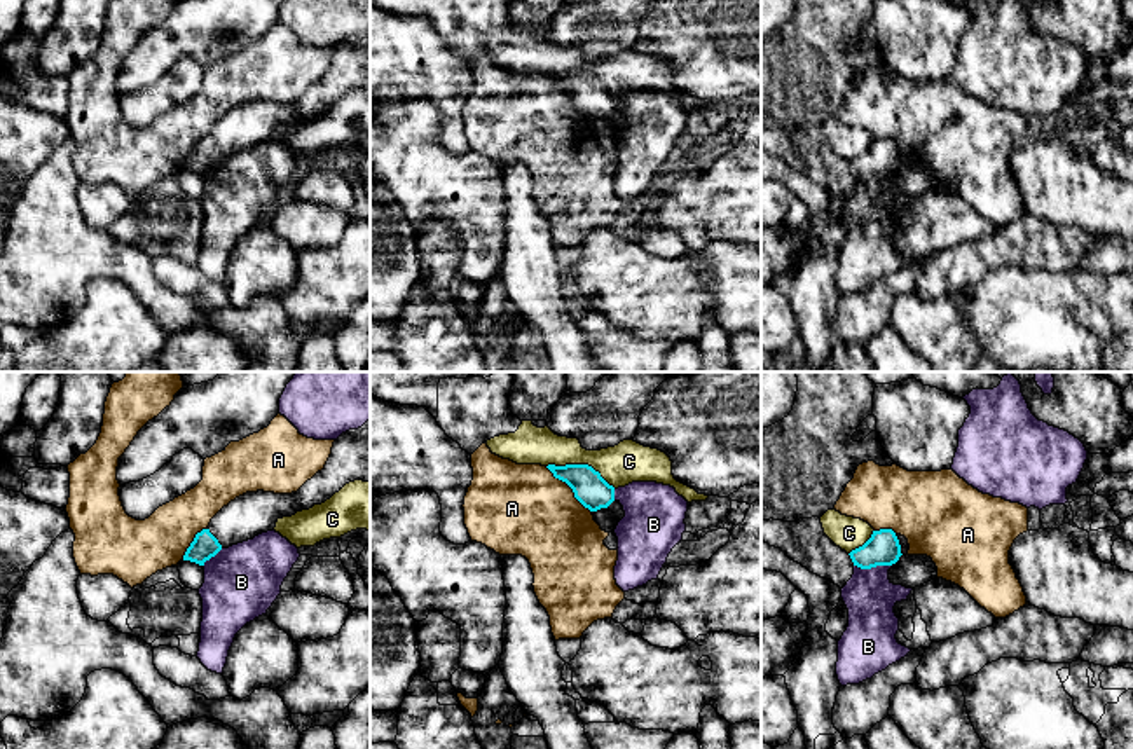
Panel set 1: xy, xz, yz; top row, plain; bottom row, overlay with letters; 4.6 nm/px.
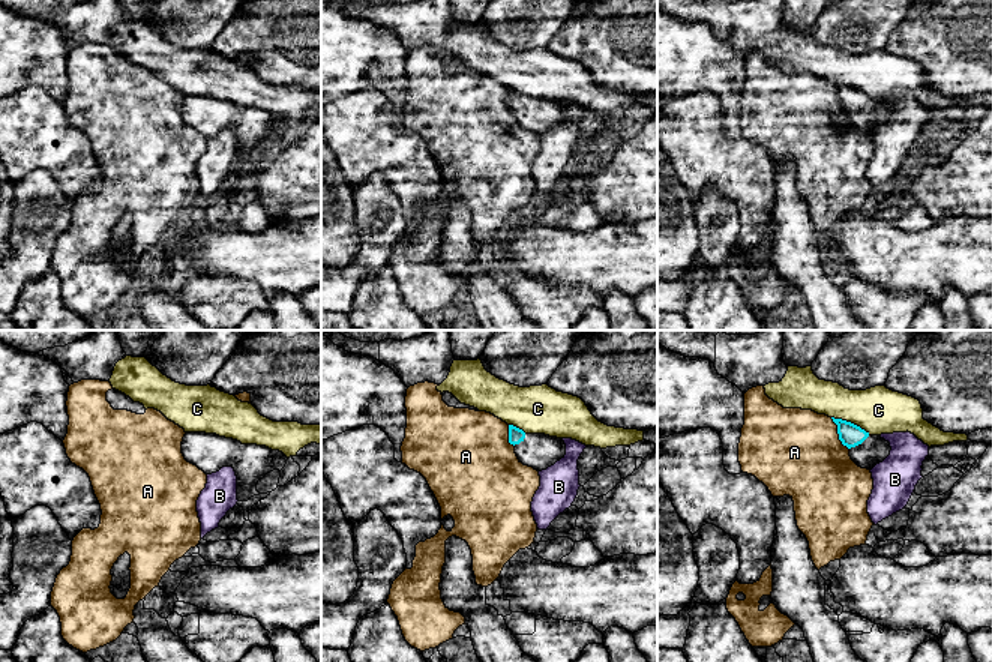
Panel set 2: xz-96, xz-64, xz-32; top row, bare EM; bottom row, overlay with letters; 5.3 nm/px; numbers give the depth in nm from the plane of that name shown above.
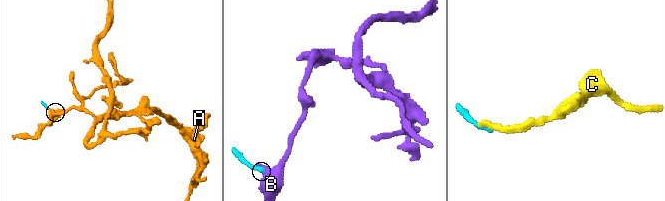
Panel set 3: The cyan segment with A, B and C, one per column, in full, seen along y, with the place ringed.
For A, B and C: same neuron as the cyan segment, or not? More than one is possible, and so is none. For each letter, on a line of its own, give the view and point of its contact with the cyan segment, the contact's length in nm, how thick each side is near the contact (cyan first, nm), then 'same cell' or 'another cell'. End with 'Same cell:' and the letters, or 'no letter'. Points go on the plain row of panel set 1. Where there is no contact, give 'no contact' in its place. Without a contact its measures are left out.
A: contact xz (569, 95); length 300 nm; calibres 160 and 420 nm; another cell
B: contact yz (873, 175); length 180 nm; calibres 160 and 240 nm; another cell
C: contact xz (582, 74); length 340 nm; calibres 160 and 190 nm; another cell
Same cell: no letter

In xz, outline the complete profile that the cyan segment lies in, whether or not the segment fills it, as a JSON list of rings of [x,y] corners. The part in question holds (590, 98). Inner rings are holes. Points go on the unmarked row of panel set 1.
[[[588,73],[546,75],[555,87],[566,91],[574,107],[592,120],[594,129],[606,141],[615,141],[625,126],[623,115],[615,108],[615,96]]]

